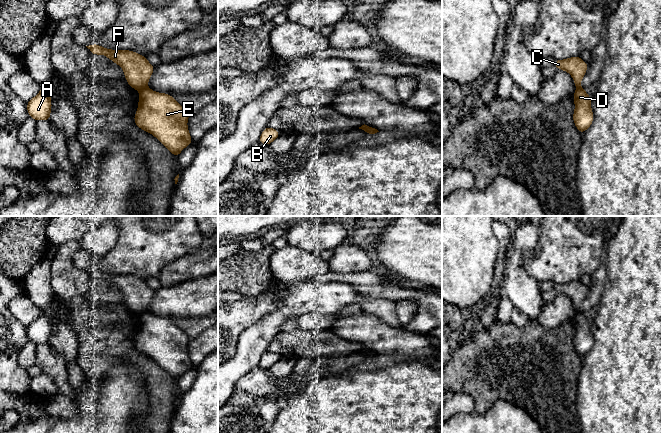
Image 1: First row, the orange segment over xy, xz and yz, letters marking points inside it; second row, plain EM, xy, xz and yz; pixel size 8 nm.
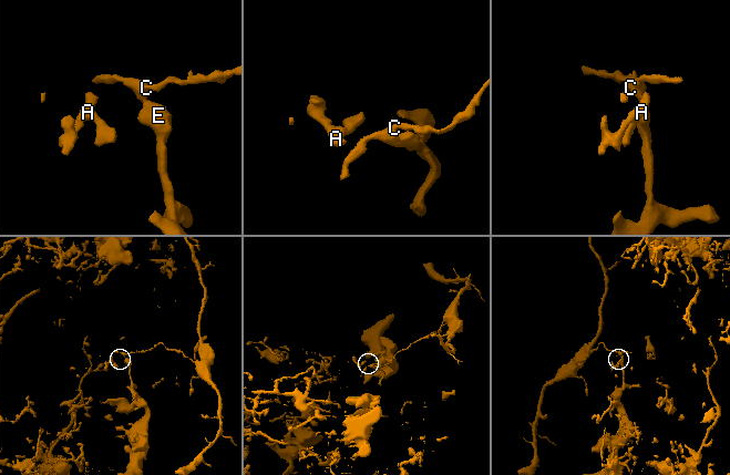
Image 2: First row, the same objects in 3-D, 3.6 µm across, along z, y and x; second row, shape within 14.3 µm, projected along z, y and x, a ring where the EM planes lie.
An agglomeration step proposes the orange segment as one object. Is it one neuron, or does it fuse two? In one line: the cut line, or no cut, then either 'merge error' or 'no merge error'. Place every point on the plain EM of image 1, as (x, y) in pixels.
xy (146, 310), (140, 315) | merge error

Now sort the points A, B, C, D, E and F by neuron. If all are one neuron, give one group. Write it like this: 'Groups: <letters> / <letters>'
Groups: A B D E / C F

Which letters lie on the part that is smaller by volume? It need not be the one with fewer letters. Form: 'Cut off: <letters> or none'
Cut off: C, F

